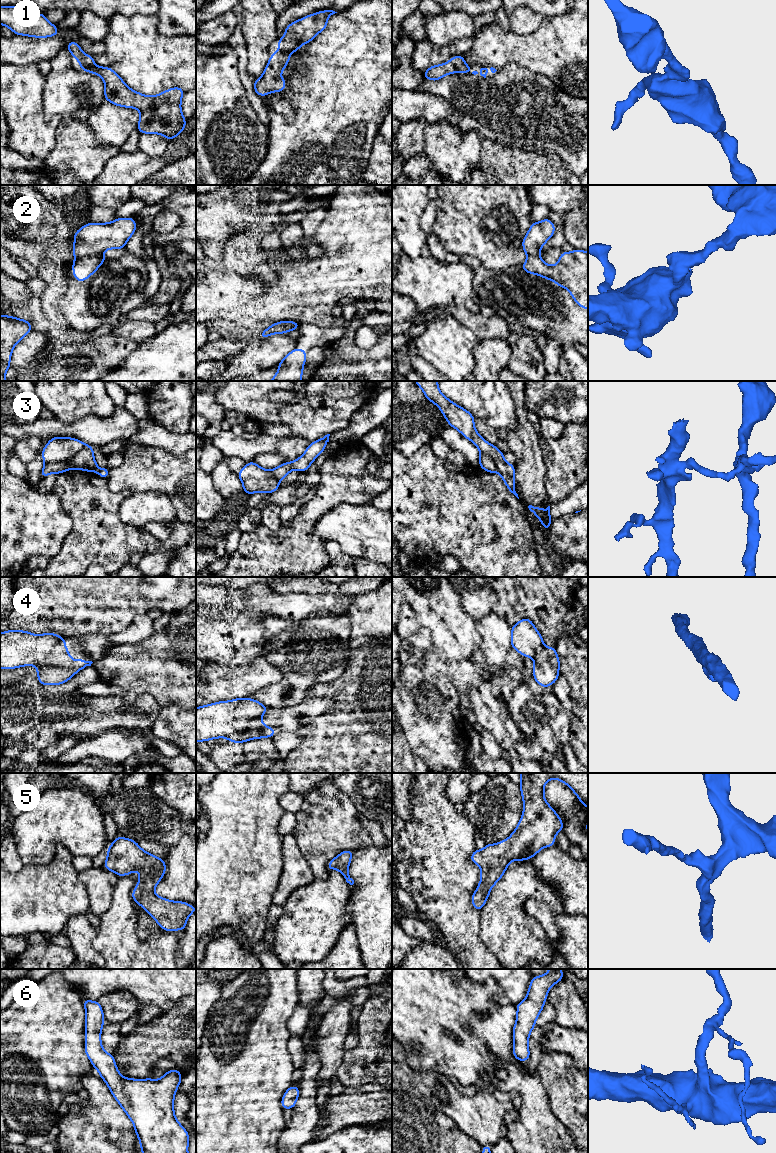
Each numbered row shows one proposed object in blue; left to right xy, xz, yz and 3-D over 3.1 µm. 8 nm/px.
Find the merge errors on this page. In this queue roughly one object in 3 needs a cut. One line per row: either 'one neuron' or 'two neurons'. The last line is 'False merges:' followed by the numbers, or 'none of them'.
1: one neuron
2: two neurons
3: two neurons
4: two neurons
5: one neuron
6: one neuron
False merges: 2, 3, 4

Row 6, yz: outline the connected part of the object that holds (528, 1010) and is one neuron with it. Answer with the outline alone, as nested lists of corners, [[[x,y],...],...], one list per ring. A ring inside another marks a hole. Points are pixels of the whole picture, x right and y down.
[[[549,969],[544,975],[532,977],[526,998],[516,1005],[517,1018],[513,1026],[513,1056],[516,1060],[529,1061],[530,1032],[544,1008],[549,989],[563,979],[561,969]]]

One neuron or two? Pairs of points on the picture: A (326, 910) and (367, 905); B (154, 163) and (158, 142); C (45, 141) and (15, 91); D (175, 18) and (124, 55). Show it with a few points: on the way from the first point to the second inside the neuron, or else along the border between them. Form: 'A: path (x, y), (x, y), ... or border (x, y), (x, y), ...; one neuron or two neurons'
A: border (351, 885), (346, 907), (349, 922); two neurons
B: border (138, 148), (150, 155), (164, 156); two neurons
C: path (33, 129), (23, 118), (22, 103); one neuron
D: border (155, 15), (160, 33), (181, 36); two neurons

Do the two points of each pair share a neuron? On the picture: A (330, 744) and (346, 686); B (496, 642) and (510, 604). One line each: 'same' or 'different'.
A: same
B: different

